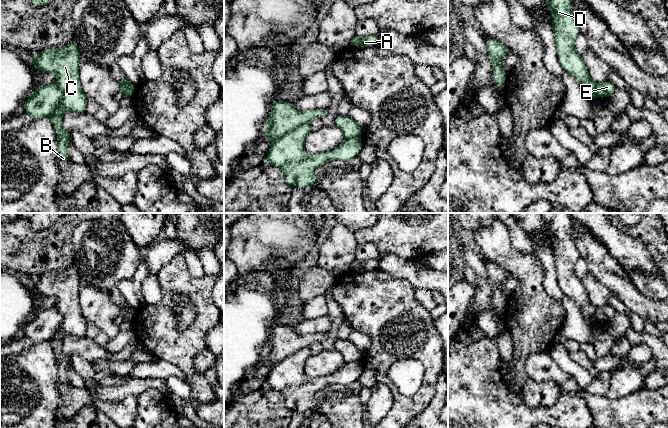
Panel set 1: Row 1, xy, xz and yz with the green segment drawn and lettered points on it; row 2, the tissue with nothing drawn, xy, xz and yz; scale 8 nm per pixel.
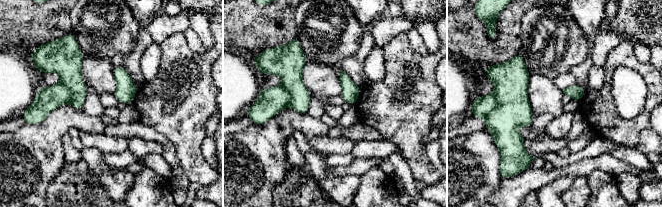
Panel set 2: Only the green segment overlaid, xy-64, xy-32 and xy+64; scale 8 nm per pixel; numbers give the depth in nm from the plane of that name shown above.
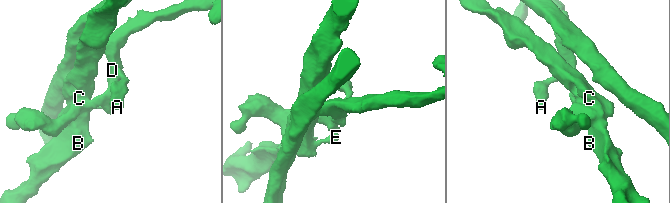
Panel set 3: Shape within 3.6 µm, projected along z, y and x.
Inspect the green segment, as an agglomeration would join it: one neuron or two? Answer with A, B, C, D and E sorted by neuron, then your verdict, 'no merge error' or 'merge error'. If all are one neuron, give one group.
A D / B C E; merge error

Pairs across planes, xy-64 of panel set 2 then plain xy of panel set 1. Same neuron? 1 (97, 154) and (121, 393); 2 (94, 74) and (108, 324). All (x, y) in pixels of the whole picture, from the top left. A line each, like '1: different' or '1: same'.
1: different
2: same

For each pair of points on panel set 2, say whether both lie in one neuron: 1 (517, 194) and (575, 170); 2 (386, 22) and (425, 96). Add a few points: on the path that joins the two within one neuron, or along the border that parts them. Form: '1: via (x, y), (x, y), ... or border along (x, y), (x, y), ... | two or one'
1: via (531, 180), (538, 177), (551, 176), (561, 171) | one
2: border along (405, 32), (394, 36), (382, 48) | two

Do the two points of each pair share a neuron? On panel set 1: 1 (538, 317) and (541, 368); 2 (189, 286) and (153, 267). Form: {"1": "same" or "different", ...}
{"1": "different", "2": "different"}

